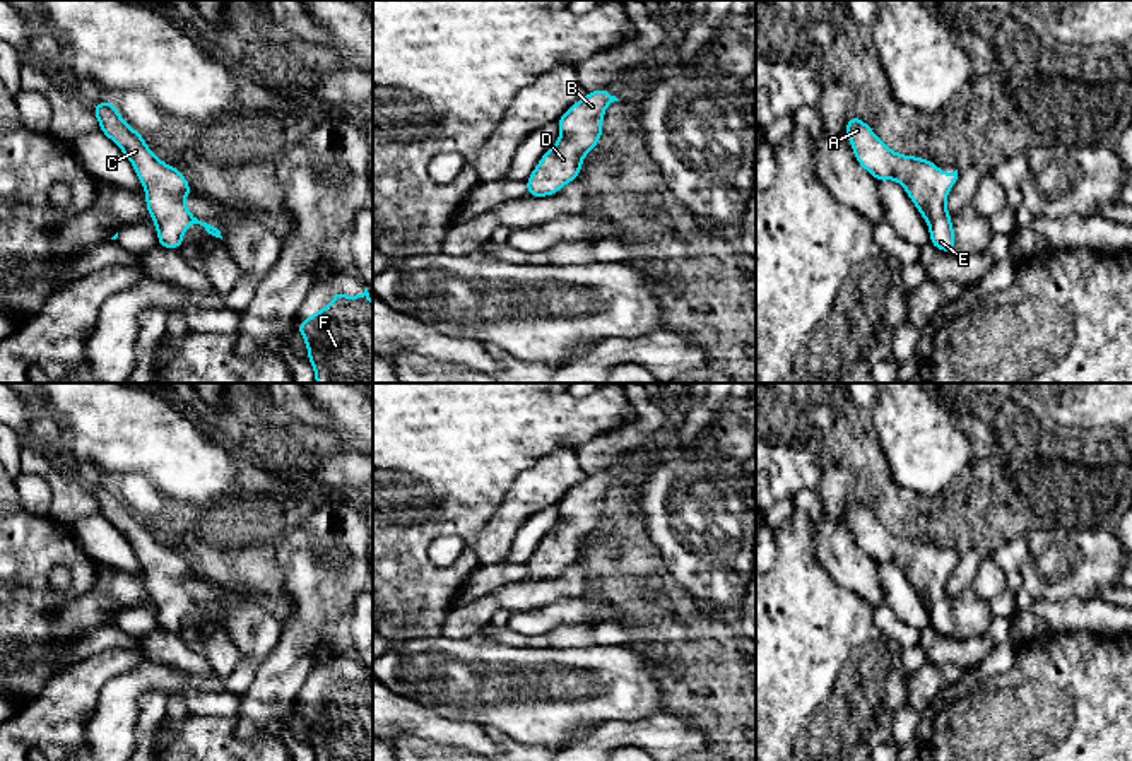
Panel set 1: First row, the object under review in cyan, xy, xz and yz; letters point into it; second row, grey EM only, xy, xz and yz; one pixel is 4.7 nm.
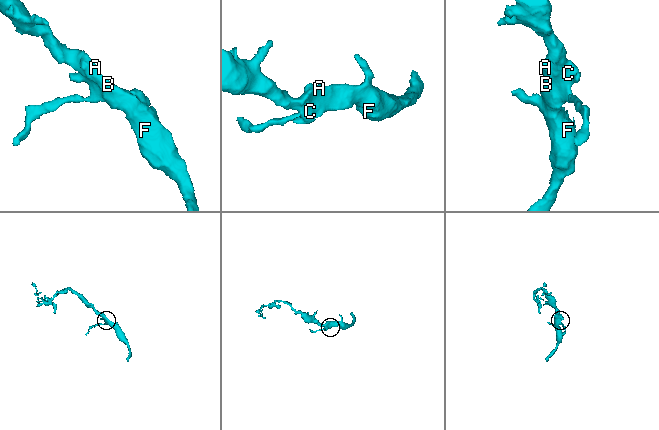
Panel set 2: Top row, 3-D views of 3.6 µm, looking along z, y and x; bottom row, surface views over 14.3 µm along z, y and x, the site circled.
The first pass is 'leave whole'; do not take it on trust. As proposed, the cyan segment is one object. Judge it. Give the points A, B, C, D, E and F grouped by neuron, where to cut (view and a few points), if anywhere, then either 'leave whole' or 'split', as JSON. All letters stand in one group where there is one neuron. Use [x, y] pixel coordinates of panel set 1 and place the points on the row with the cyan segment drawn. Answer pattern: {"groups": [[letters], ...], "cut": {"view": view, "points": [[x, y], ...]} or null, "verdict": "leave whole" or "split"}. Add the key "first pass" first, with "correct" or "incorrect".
{"first pass": "correct", "groups": [["A", "B", "C", "D", "E", "F"]], "cut": null, "verdict": "leave whole"}

